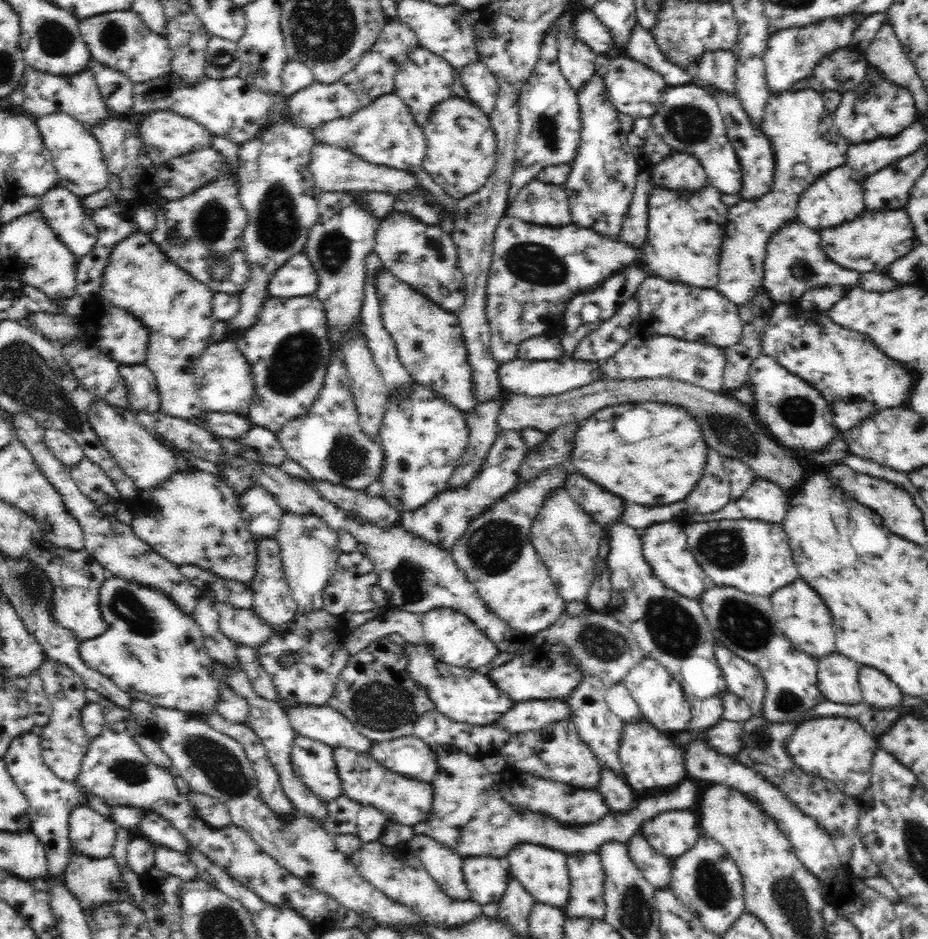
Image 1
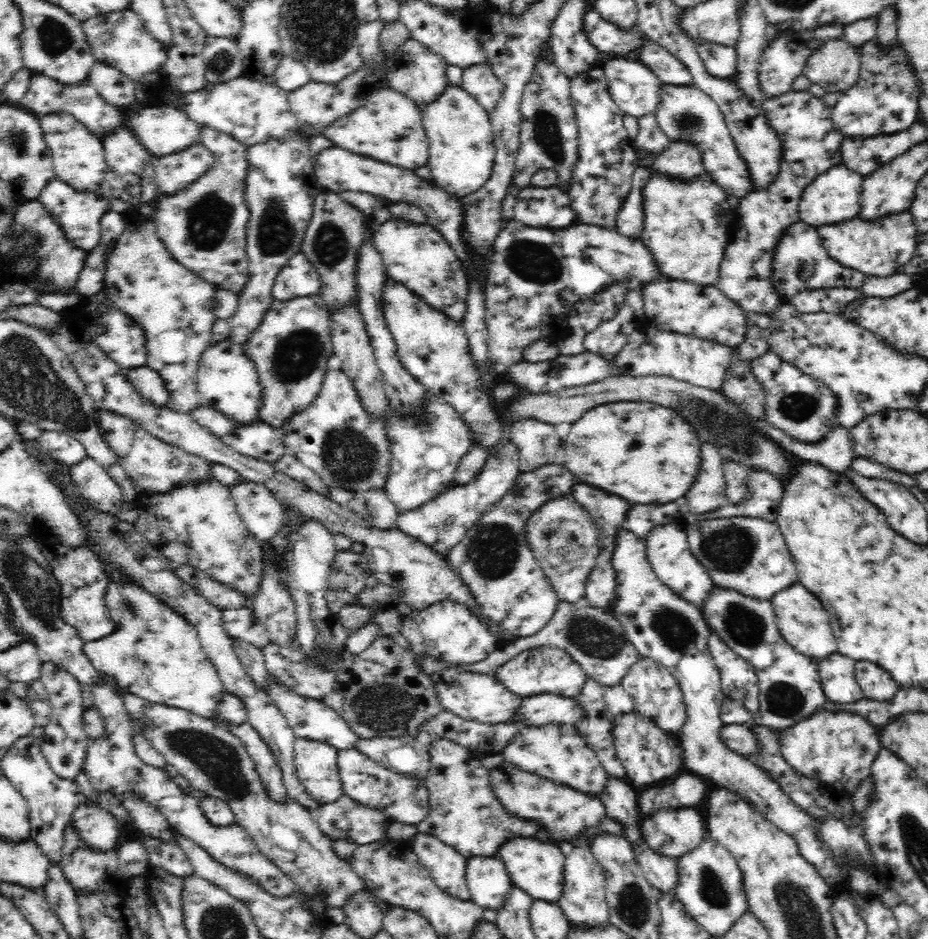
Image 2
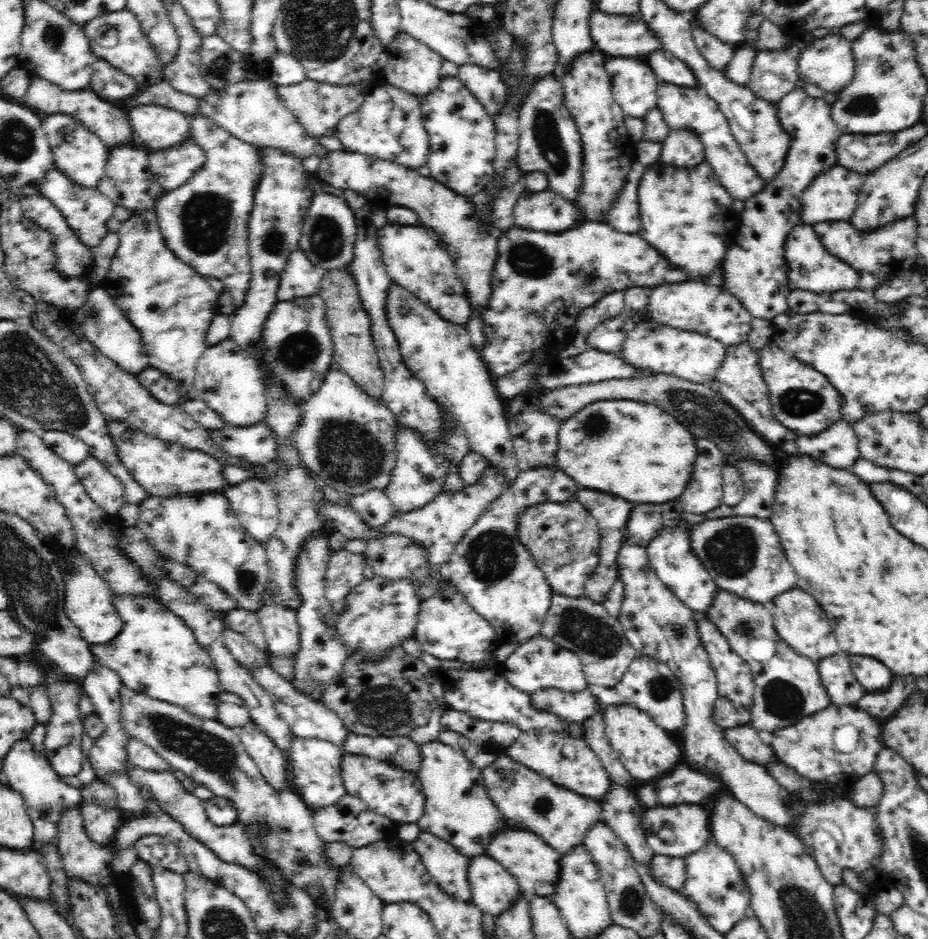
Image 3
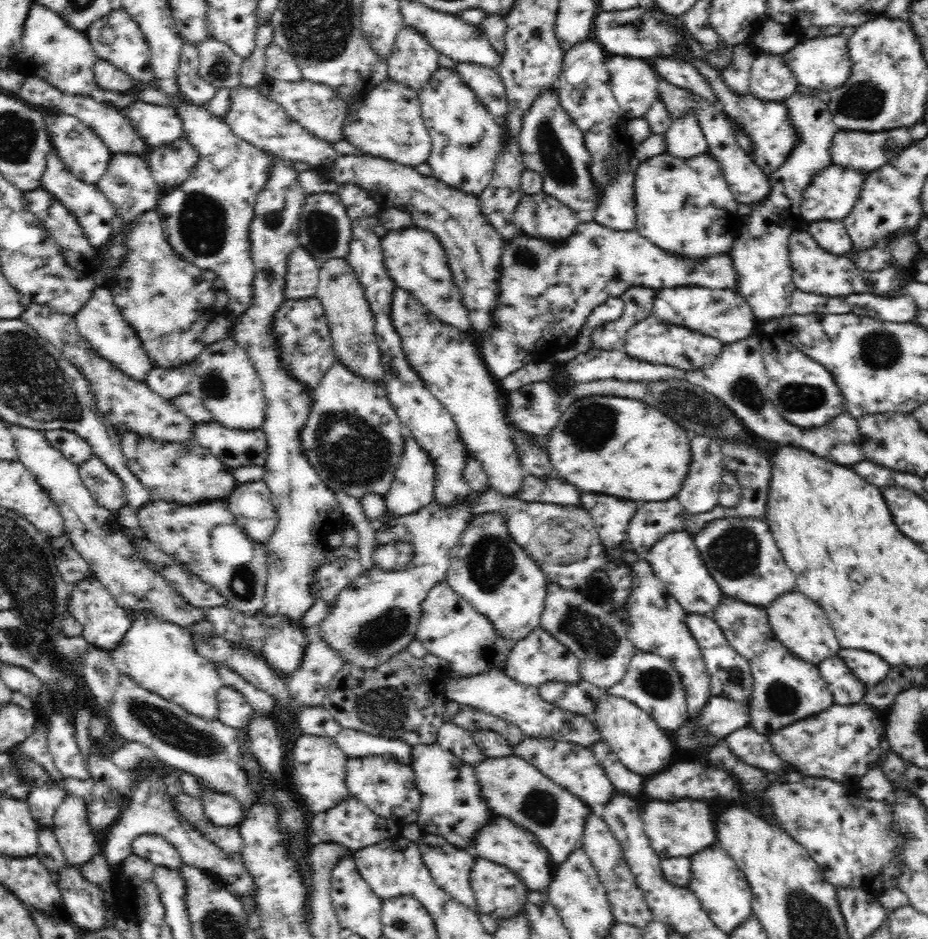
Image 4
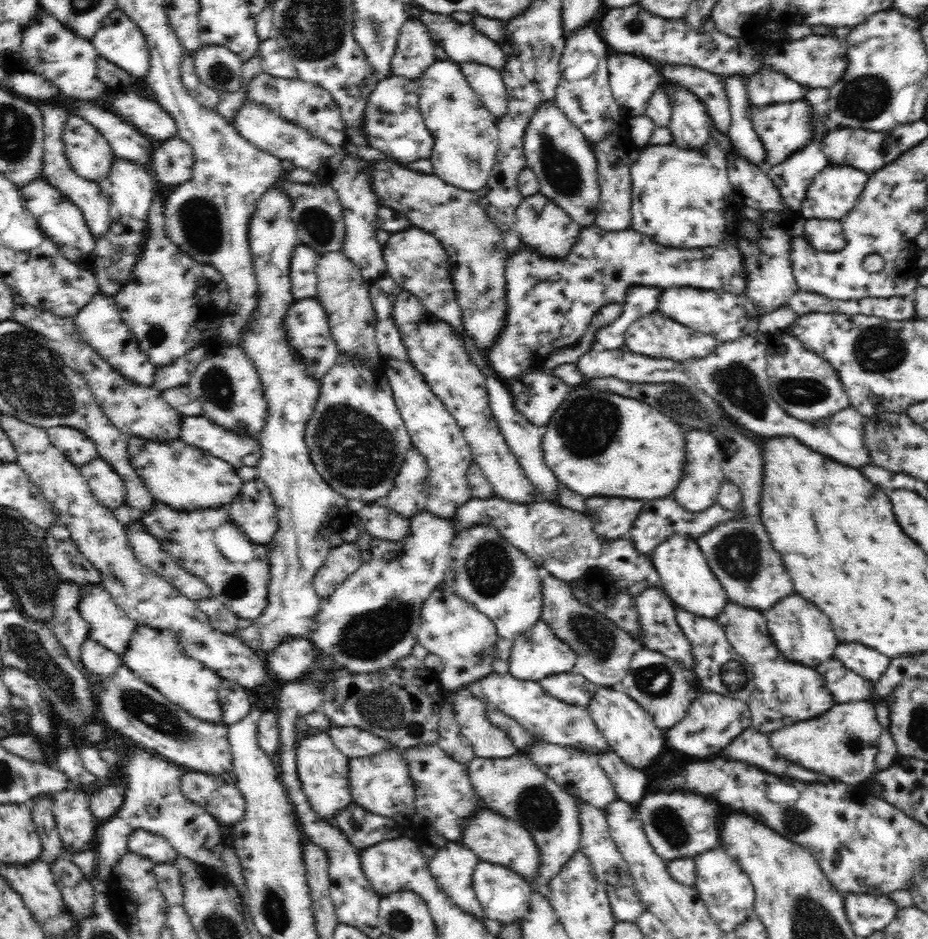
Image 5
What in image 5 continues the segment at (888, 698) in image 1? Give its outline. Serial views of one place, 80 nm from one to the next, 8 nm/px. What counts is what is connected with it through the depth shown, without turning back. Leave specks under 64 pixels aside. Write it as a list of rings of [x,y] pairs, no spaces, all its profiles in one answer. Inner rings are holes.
[[[839,643],[834,657],[871,684],[882,678],[891,661],[886,655],[858,643]]]

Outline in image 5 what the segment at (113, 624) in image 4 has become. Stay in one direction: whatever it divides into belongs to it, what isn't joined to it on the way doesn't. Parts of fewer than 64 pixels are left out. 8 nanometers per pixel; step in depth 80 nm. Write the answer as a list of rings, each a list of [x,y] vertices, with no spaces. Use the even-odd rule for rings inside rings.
[[[89,583],[81,586],[78,611],[89,625],[88,639],[119,655],[126,650],[130,636],[138,625],[114,602],[101,584]]]

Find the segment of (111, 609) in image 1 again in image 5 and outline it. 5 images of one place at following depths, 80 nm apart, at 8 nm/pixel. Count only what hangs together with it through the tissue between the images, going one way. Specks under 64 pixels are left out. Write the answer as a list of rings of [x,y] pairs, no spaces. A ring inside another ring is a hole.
[[[142,624],[137,626],[128,644],[126,650],[120,654],[121,666],[126,665],[142,682],[158,690],[170,702],[192,716],[206,722],[223,723],[218,690],[225,679],[199,660],[188,656],[178,633]]]

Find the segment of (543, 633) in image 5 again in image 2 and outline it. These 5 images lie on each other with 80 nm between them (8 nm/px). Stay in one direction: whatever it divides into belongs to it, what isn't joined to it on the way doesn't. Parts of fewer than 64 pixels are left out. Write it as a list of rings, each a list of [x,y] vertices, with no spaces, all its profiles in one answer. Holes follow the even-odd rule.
[[[541,646],[525,650],[503,664],[493,673],[506,689],[519,698],[554,694],[564,697],[576,697],[585,685],[585,670],[564,649]]]

